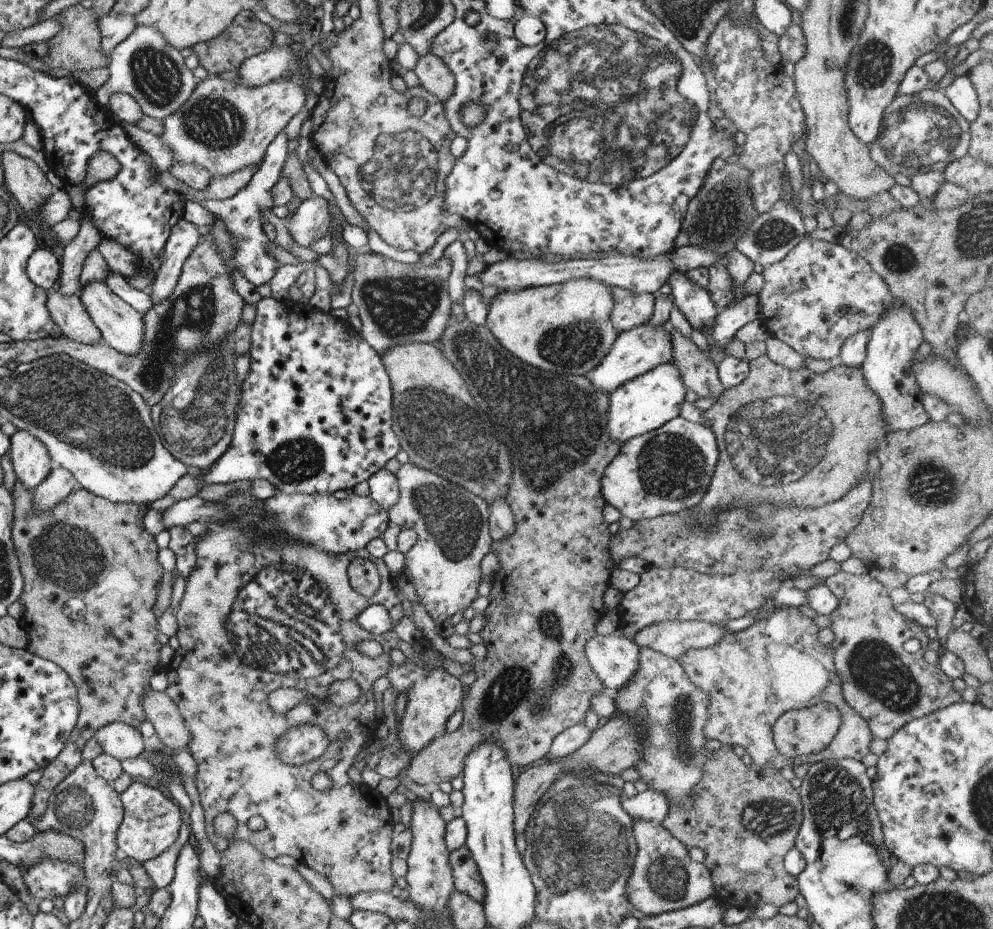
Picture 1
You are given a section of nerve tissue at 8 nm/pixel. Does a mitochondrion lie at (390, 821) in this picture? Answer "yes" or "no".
no

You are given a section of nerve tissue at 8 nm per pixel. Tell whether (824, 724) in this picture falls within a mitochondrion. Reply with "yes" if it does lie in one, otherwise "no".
no

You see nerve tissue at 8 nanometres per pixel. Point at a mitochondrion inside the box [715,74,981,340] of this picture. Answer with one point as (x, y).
(923, 131)

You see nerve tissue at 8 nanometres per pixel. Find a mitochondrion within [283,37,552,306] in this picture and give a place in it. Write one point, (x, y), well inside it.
(398, 170)

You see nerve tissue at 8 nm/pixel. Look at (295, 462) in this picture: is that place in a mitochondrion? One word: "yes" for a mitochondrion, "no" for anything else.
yes

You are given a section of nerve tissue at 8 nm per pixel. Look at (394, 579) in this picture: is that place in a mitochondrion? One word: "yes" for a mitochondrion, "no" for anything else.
no

